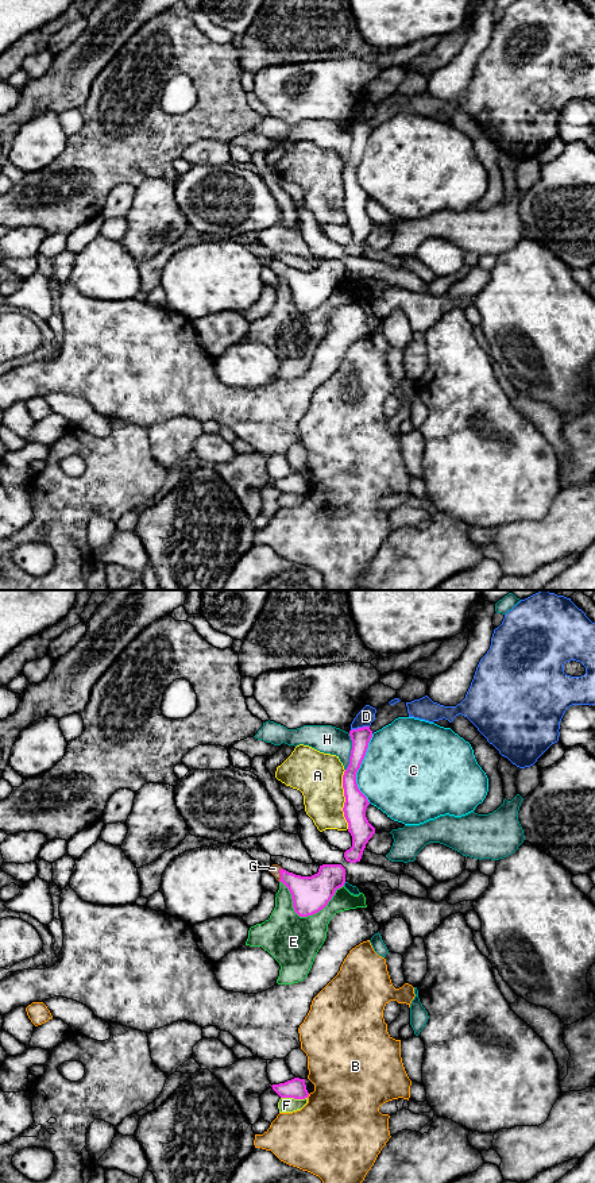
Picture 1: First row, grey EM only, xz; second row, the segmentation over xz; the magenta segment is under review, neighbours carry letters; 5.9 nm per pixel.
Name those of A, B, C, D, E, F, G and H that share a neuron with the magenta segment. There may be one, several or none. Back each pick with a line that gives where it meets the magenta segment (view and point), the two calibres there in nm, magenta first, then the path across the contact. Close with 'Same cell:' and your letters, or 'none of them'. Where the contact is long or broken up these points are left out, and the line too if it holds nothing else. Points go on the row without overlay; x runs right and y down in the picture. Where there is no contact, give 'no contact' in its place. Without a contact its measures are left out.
G: meets magenta in xz at (279, 268); 220 nm thick on the magenta side, 60 nm on the other; runs through xz (310, 289), (279, 268), (274, 264)
Same cell: G

